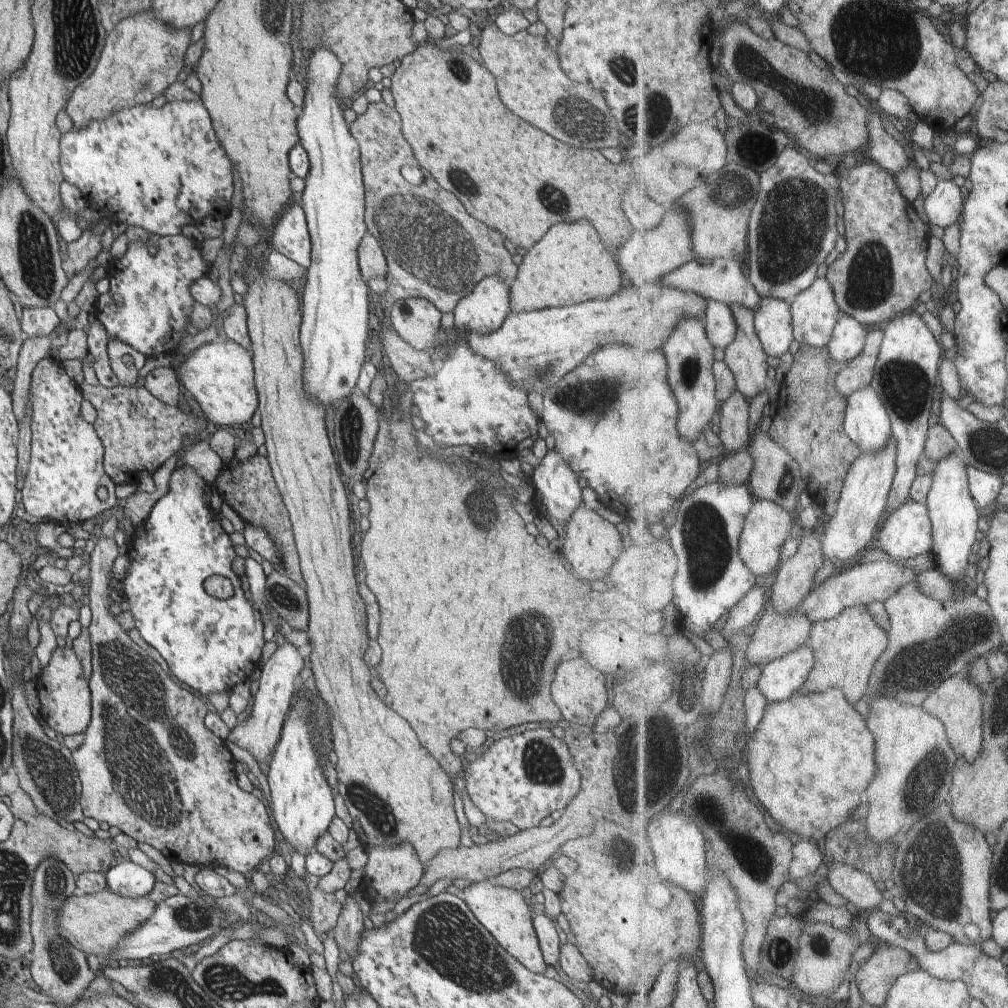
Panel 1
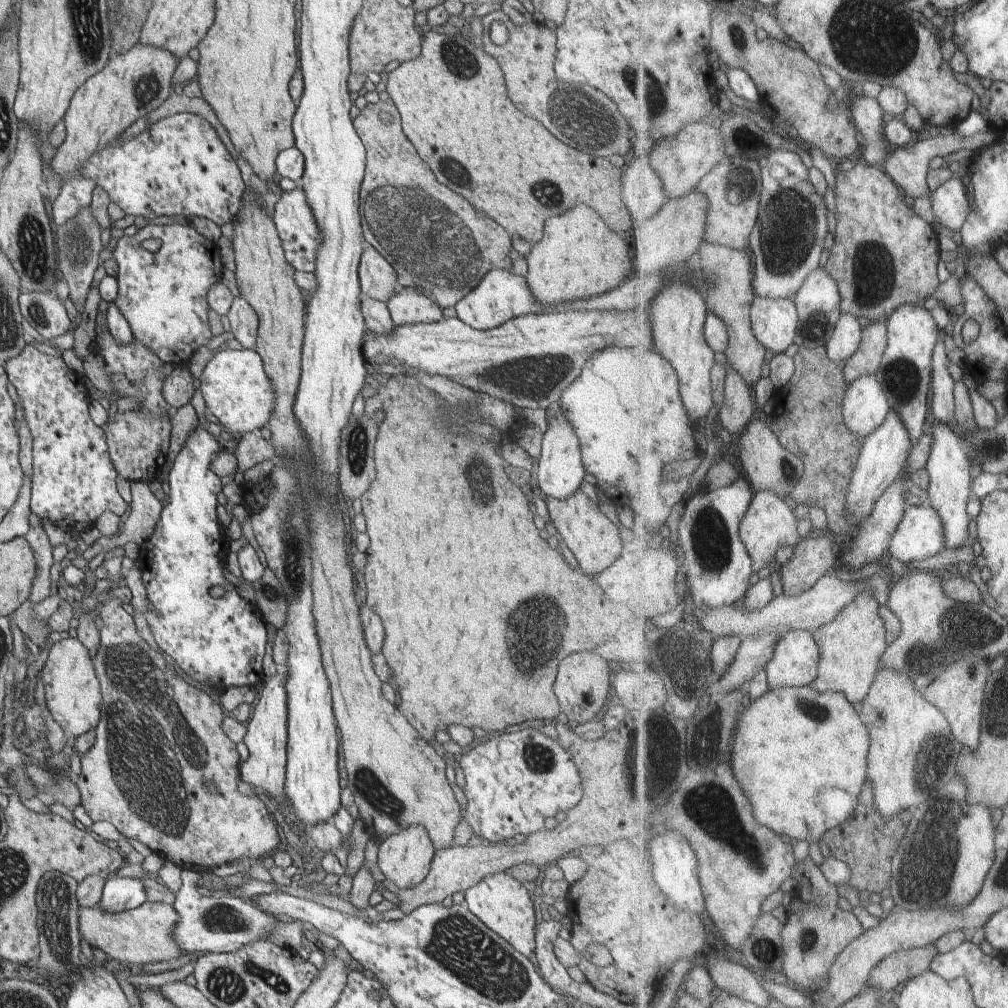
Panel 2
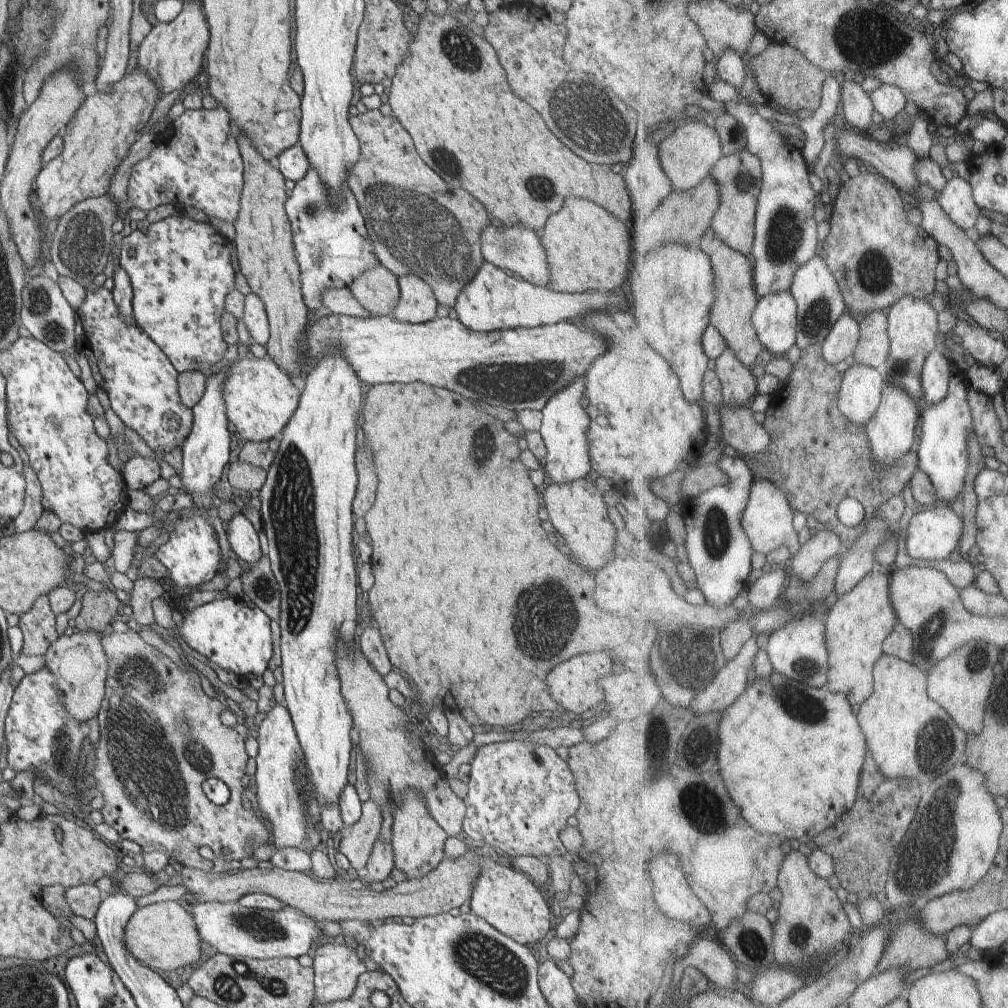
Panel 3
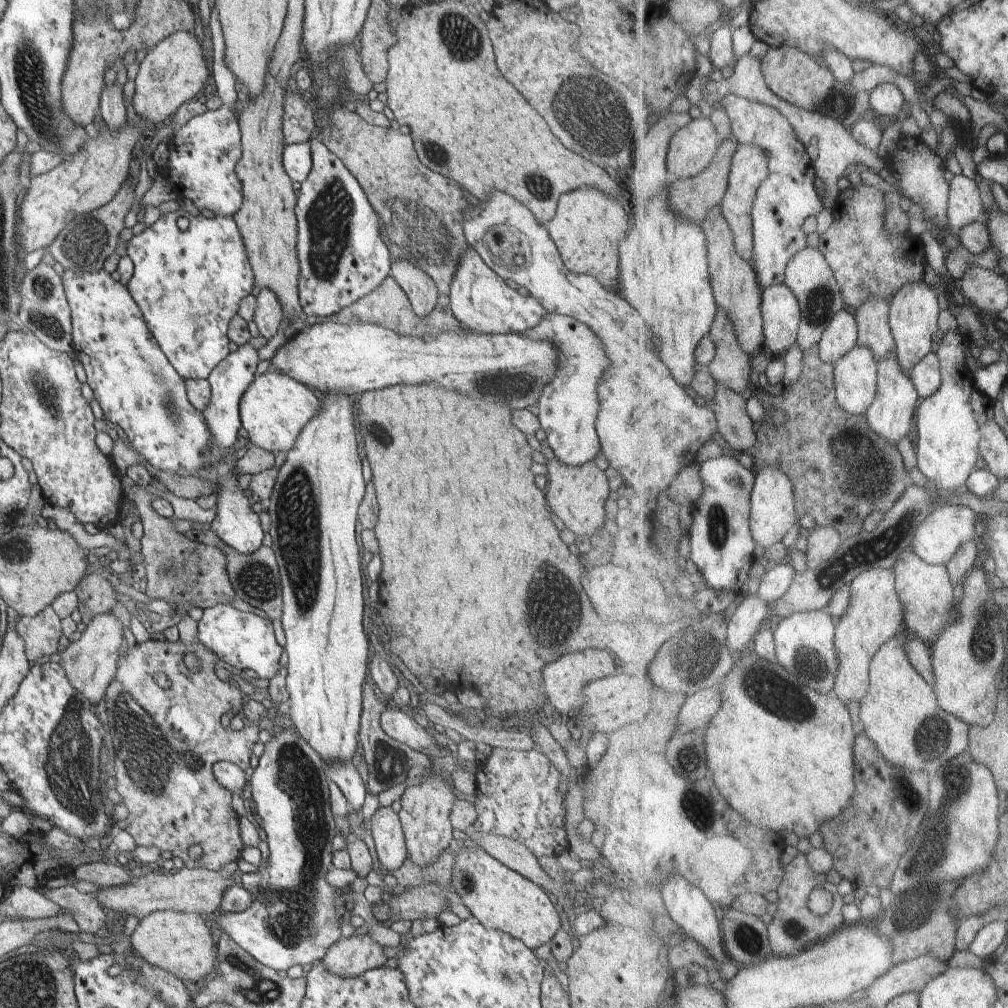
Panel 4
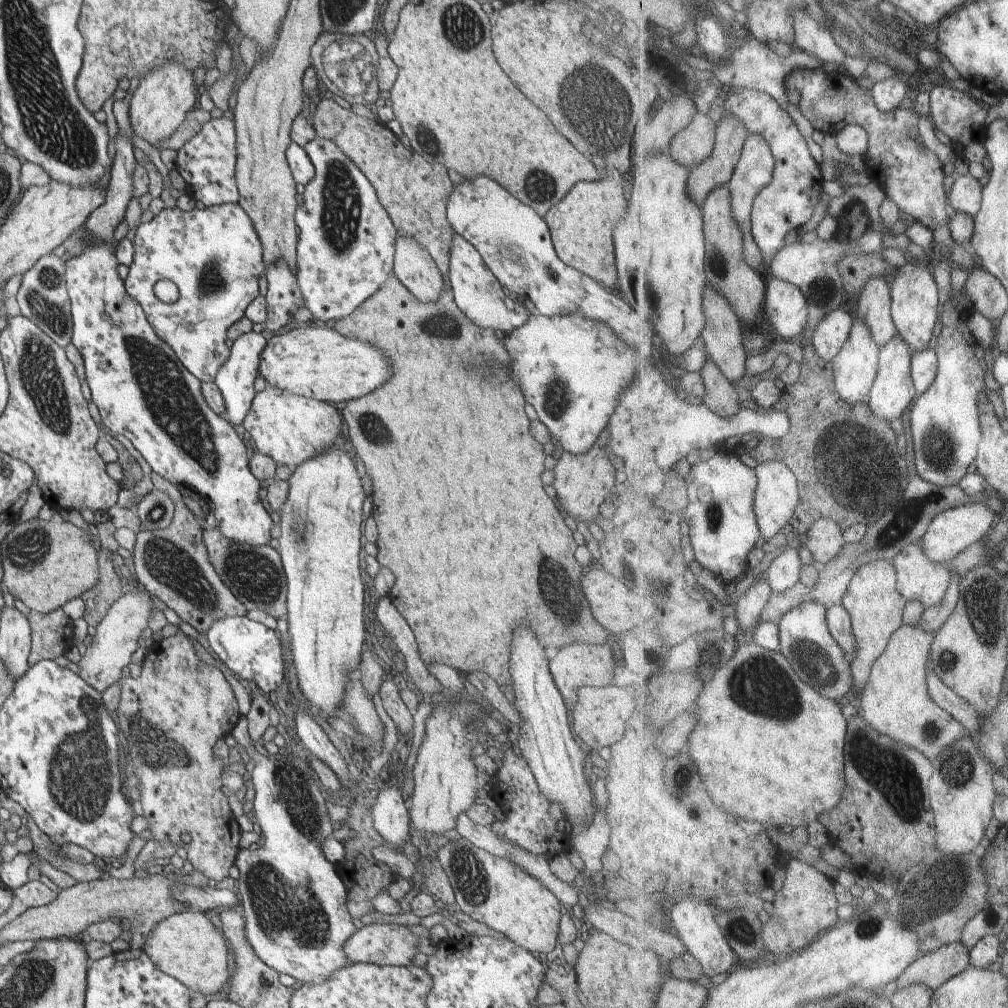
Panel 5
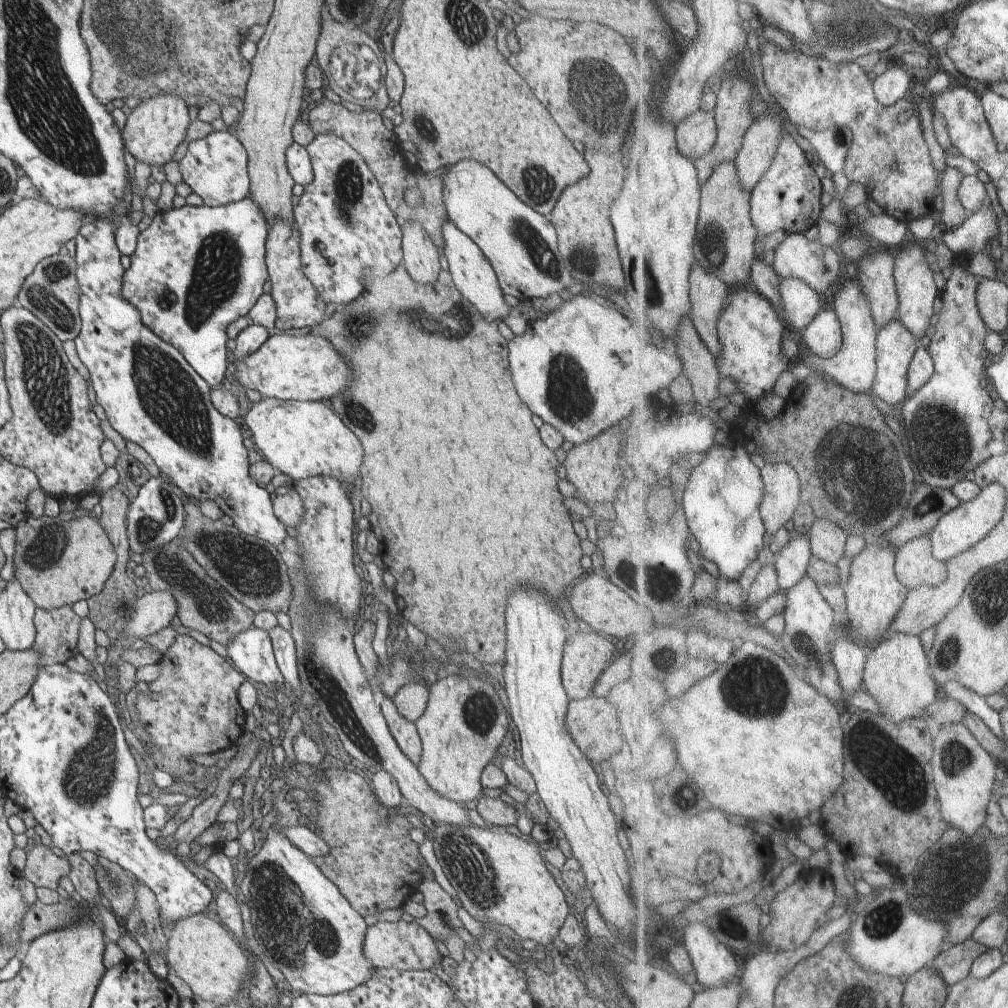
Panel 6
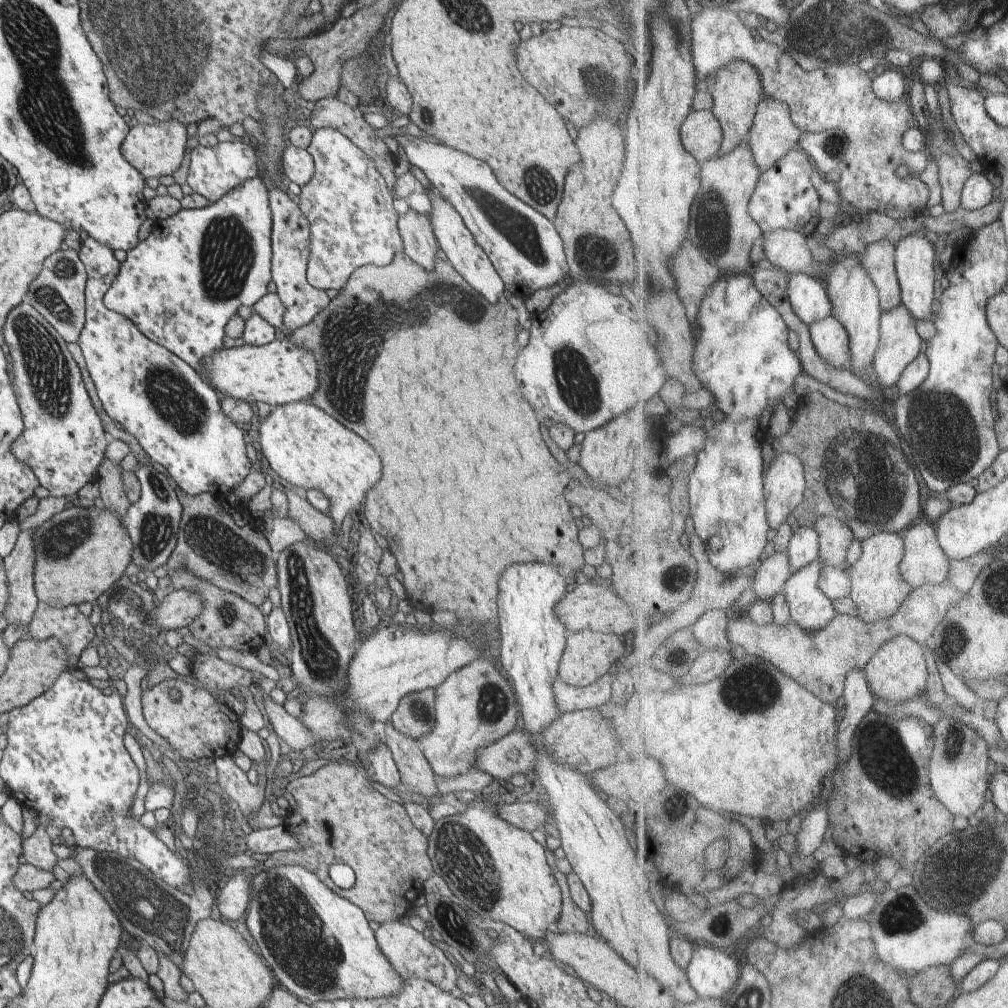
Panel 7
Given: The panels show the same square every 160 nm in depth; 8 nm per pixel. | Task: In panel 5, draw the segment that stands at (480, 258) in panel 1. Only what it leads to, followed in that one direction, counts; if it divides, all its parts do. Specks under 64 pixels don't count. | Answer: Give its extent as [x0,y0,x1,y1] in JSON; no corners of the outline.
[312,100,455,276]

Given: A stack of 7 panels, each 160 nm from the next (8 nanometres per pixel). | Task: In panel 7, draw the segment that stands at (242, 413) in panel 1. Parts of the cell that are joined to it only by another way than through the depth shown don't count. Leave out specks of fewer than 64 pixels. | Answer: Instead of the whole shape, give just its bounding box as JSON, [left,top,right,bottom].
[253,400,382,524]

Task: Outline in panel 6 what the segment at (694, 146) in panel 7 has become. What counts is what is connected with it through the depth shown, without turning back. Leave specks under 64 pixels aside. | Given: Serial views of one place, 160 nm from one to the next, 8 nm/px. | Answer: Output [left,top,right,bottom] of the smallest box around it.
[677,110,721,161]

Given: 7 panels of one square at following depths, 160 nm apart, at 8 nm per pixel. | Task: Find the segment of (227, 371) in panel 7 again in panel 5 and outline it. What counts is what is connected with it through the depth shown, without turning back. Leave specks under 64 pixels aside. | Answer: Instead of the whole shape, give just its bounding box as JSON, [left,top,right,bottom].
[259,324,392,404]

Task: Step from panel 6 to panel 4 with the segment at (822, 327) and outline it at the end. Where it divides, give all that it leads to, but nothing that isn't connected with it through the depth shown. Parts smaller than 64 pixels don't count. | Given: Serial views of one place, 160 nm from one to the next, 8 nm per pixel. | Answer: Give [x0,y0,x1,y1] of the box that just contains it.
[820,310,861,363]

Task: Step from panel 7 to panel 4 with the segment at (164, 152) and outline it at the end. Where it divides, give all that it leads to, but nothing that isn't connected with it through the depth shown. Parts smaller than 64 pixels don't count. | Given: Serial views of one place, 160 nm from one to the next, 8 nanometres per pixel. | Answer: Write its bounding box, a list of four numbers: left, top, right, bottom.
[132,31,210,131]

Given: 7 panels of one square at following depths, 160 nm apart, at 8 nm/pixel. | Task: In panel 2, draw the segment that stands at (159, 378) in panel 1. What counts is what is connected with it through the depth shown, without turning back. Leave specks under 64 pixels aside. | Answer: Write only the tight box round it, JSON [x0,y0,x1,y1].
[163,366,194,410]

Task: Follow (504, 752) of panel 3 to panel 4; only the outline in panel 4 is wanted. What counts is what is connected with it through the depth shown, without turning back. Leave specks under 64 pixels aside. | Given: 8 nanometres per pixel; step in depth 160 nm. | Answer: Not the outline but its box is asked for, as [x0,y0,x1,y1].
[474,747,570,858]

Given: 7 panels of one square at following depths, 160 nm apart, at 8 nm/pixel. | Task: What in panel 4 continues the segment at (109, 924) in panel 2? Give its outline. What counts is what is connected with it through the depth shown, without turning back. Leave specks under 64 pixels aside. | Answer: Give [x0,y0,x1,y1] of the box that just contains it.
[130,911,218,984]

